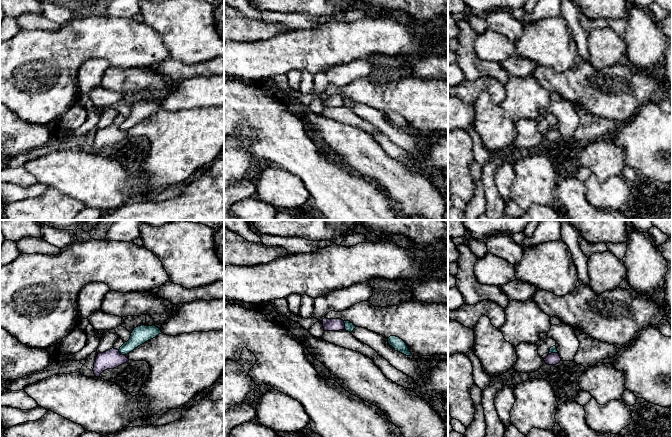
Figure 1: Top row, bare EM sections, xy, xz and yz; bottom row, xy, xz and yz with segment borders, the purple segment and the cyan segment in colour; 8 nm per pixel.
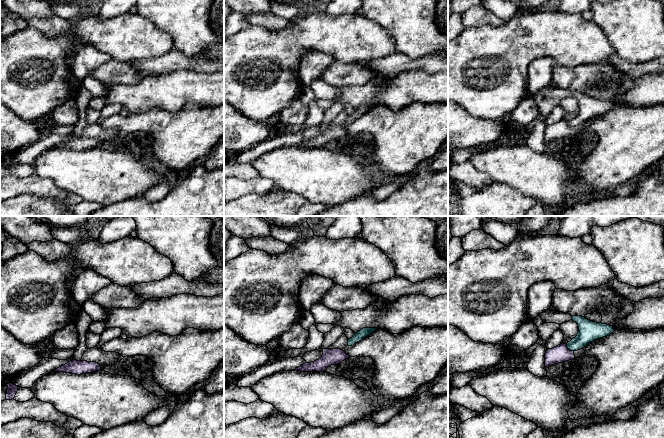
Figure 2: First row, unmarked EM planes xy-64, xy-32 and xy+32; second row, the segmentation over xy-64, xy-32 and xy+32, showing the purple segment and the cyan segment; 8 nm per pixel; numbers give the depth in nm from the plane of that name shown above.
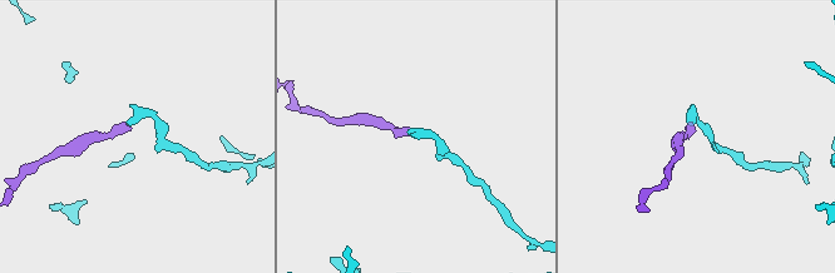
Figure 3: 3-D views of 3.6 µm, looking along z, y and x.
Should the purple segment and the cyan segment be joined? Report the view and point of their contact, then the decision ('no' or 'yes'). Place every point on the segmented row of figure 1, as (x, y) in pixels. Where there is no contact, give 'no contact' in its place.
contact xz (344, 325); no

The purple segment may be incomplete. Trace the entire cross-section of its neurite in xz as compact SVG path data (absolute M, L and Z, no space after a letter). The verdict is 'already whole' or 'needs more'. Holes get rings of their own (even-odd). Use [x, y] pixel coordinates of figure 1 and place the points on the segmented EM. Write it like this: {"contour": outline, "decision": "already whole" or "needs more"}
{"contour": "M323 319L324 331L345 330L345 323L341 319Z", "decision": "already whole"}

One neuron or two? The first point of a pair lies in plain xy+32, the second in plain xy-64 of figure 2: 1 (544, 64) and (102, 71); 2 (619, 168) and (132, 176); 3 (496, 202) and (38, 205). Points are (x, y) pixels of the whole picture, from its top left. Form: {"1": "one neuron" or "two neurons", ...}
{"1": "two neurons", "2": "two neurons", "3": "one neuron"}

